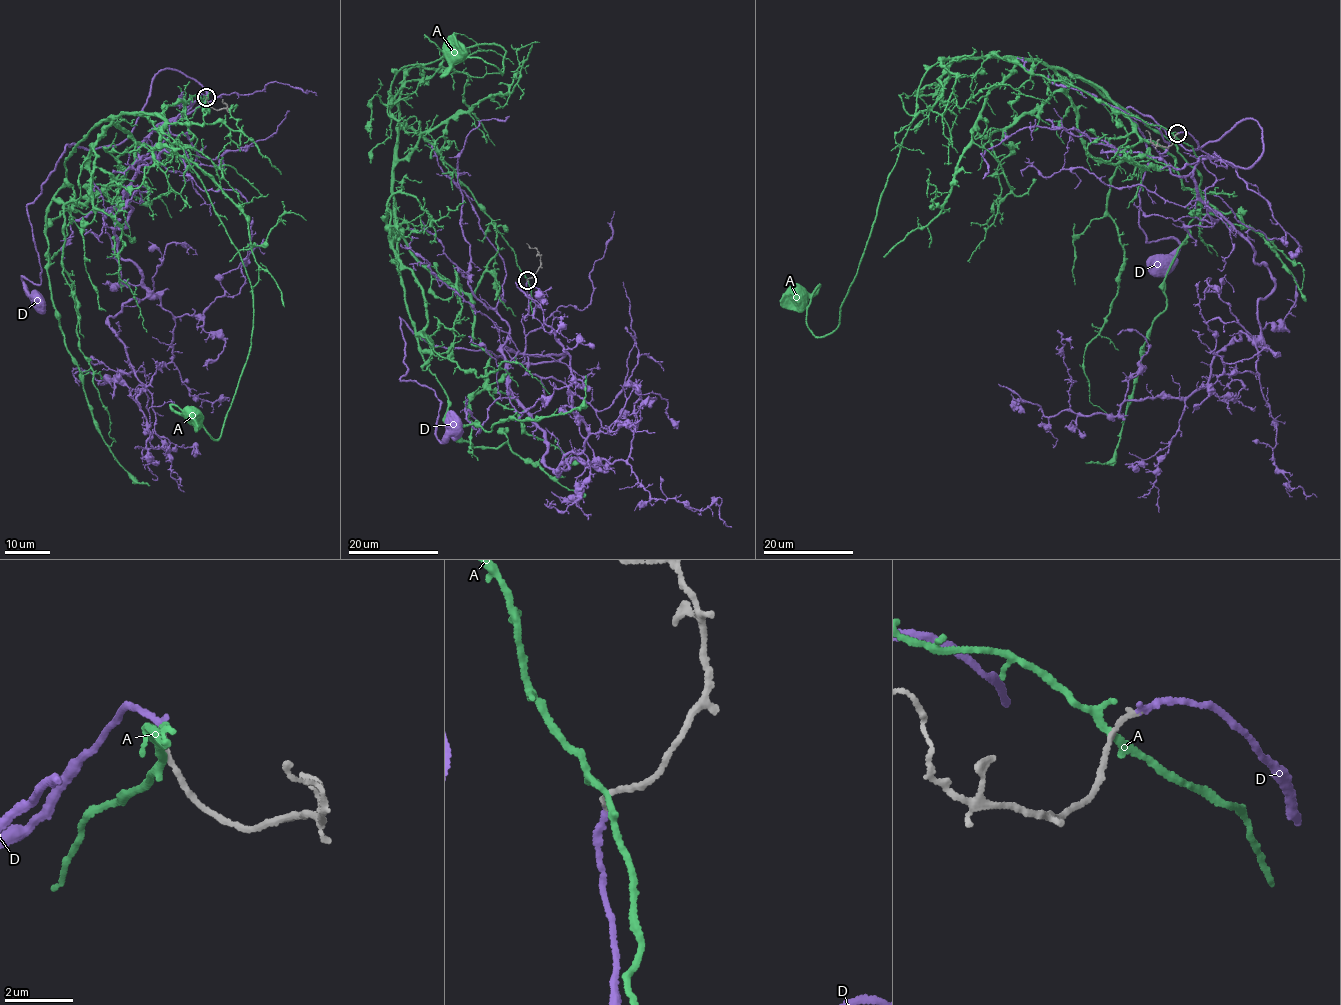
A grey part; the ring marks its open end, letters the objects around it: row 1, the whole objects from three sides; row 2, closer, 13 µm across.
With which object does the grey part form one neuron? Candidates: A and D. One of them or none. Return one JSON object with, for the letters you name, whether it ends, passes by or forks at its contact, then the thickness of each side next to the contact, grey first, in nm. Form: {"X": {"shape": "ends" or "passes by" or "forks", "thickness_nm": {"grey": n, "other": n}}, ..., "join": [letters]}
{"D": {"shape": "ends", "thickness_nm": {"grey": 160, "other": 180}}, "join": ["D"]}

